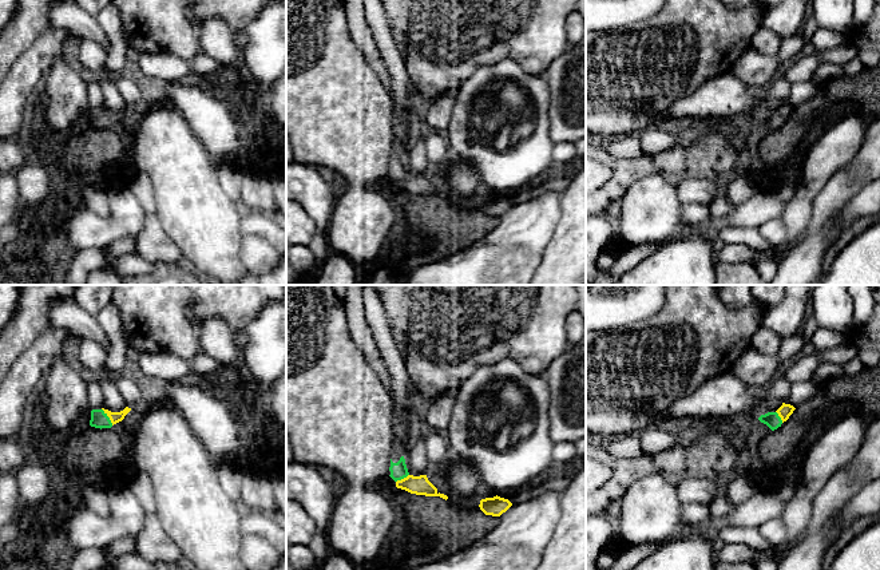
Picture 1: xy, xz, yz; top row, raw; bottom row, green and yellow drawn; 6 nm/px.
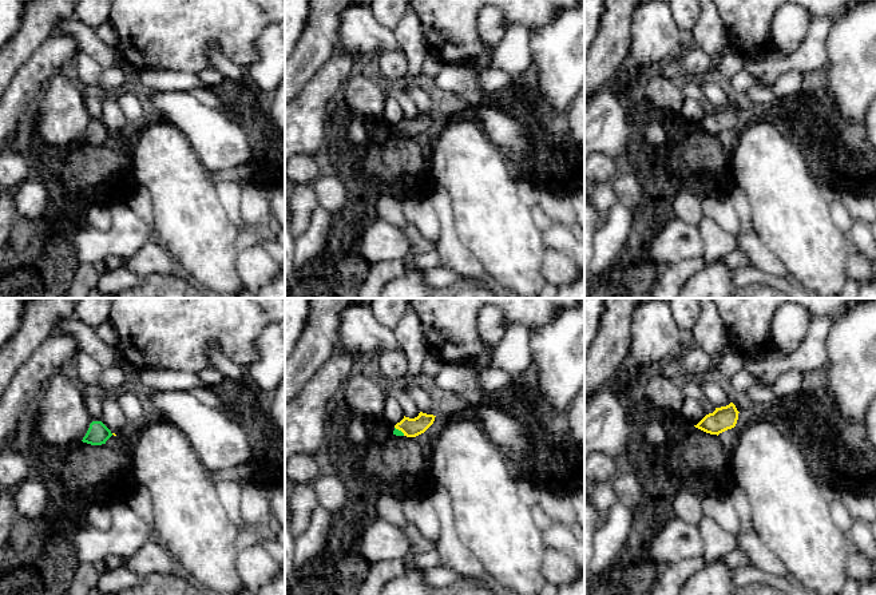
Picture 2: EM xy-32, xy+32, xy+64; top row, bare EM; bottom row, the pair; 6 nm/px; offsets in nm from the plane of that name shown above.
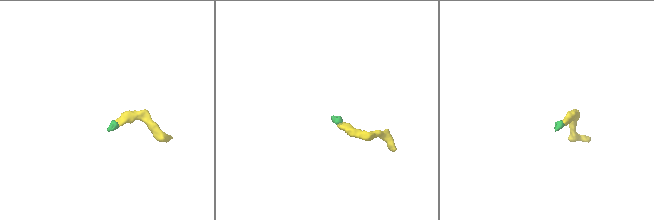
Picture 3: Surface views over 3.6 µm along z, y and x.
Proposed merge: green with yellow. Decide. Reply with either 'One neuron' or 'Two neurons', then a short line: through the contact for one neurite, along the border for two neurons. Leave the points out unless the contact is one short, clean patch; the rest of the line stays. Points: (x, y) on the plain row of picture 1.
One neuron. Line: xy (99, 119), (107, 117), (115, 118)

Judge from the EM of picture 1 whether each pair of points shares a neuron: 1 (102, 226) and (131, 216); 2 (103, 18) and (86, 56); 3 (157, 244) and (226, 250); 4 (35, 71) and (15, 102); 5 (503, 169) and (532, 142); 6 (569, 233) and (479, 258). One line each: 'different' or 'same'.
1: same
2: different
3: different
4: same
5: same
6: different

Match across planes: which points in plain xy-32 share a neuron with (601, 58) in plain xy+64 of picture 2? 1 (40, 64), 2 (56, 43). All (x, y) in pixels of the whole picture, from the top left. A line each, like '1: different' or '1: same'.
1: different
2: different

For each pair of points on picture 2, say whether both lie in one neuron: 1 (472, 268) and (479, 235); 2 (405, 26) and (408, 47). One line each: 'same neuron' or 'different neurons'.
1: different neurons
2: same neuron

